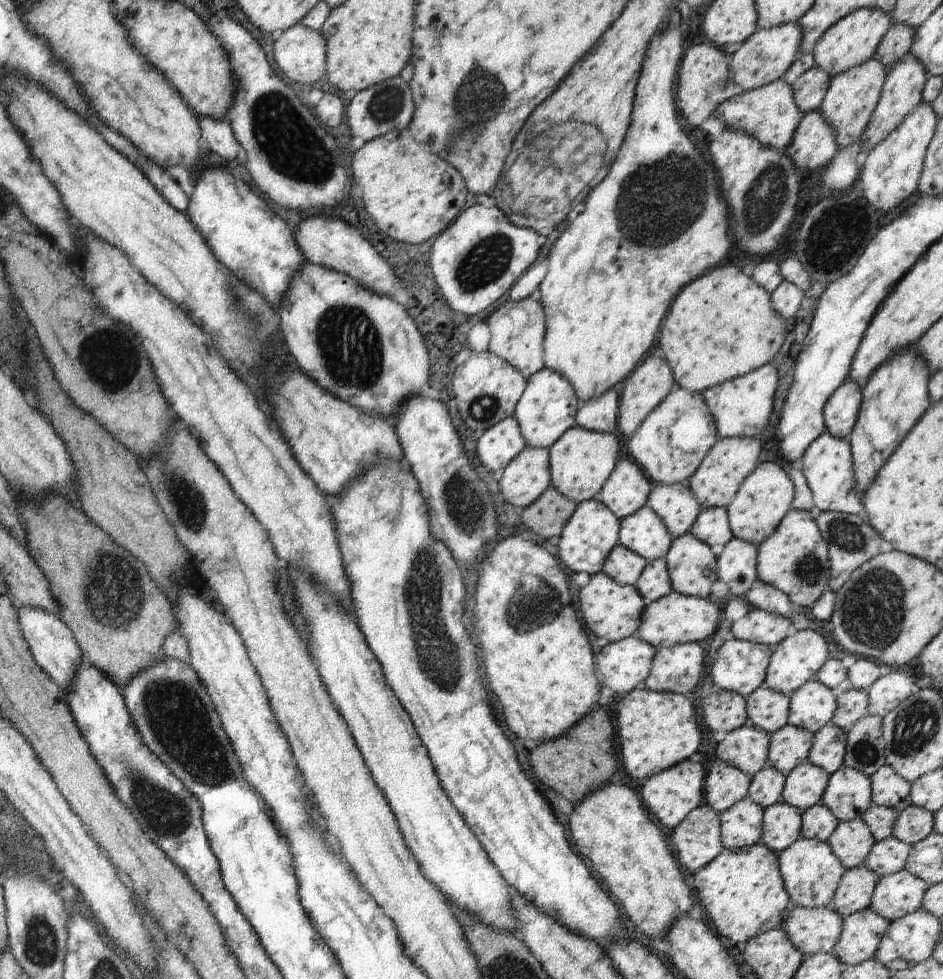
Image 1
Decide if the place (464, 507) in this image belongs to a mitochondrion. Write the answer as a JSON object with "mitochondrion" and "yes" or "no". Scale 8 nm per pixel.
{"mitochondrion":"yes"}

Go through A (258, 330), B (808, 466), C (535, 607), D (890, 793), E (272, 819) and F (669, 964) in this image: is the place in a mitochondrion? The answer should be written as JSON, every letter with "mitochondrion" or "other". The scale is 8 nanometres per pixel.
{"A":"other","B":"other","C":"mitochondrion","D":"other","E":"other","F":"other"}

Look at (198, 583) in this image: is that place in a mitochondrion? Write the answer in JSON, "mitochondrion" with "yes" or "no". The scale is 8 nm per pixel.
{"mitochondrion":"no"}

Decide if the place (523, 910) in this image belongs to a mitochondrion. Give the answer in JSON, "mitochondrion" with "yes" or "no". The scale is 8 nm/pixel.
{"mitochondrion":"no"}

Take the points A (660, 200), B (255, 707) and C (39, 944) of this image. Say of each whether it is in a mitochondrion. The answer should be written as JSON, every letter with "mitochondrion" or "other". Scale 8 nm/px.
{"A":"mitochondrion","B":"other","C":"mitochondrion"}

